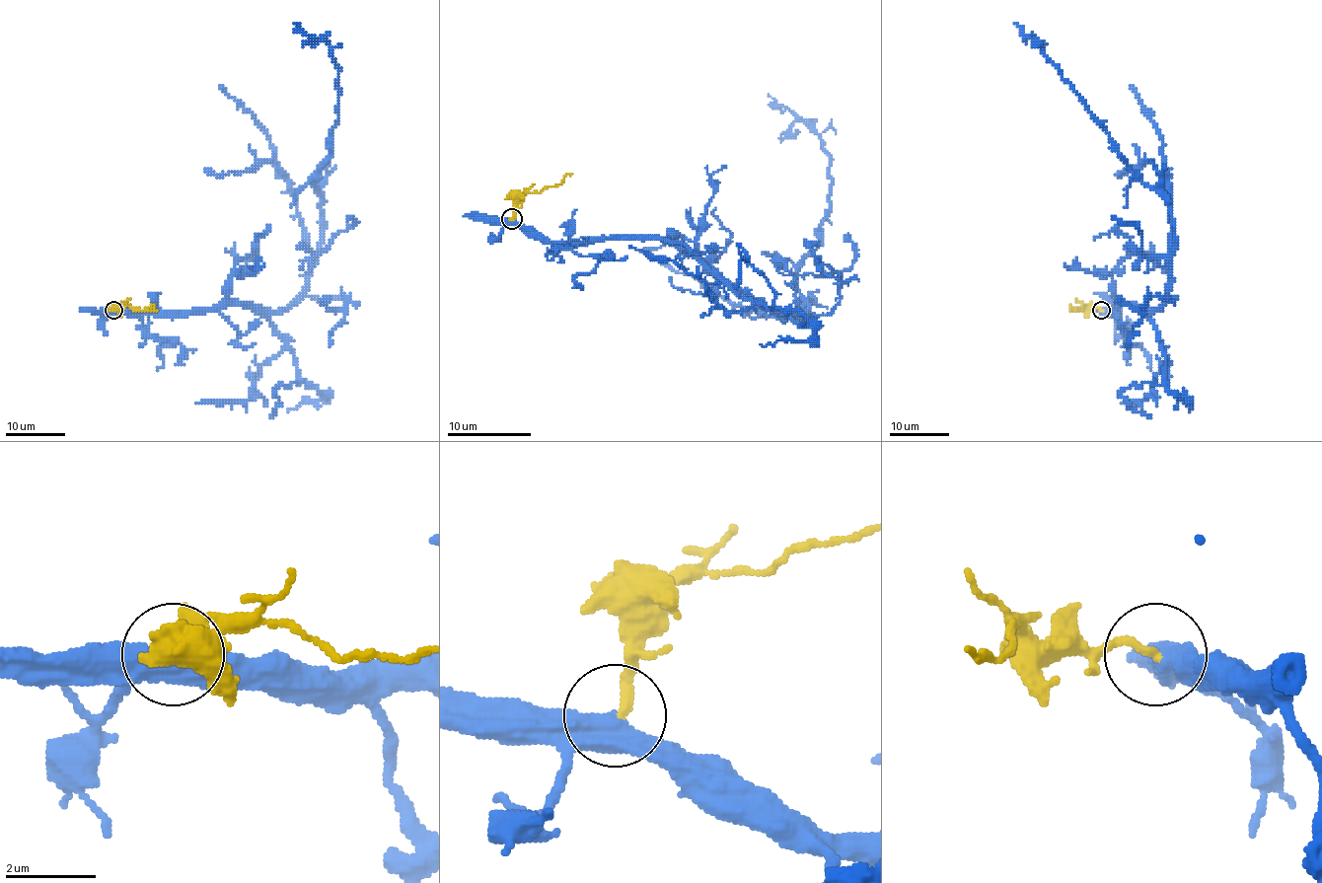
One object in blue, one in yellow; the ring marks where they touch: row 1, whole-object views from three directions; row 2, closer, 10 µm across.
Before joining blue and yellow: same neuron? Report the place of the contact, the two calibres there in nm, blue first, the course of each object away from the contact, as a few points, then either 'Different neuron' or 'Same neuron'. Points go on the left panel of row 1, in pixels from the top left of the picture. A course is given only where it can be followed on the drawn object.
Place: (113, 310). Thickness 550 nm (blue) against 190 nm. Course of blue: (113, 310), (284, 310), (303, 291), (338, 66), (294, 24). Course of yellow: (113, 310), (123, 306), (146, 310), (153, 307), (156, 310). Same neuron

